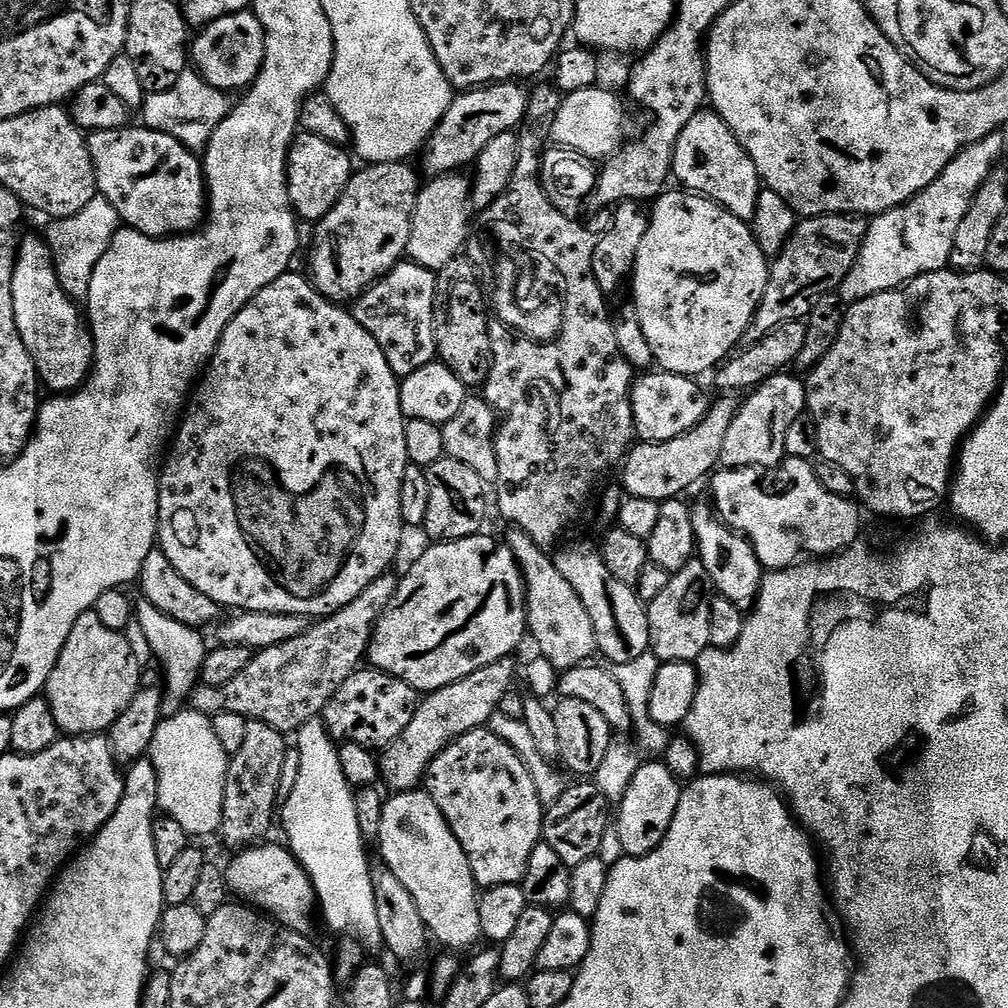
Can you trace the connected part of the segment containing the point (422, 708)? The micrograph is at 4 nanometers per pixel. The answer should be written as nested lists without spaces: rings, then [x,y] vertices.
[[[512,658],[499,660],[482,670],[474,670],[474,674],[437,692],[427,693],[417,703],[416,712],[410,718],[410,726],[402,730],[393,744],[383,749],[378,760],[379,779],[385,780],[393,793],[419,789],[433,758],[443,748],[449,748],[462,734],[485,727],[501,711],[500,703],[516,680],[514,661]]]

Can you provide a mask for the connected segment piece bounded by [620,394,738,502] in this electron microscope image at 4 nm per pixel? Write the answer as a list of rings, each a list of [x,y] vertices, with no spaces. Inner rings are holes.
[[[724,394],[719,397],[721,400],[713,399],[711,401],[707,414],[702,418],[702,422],[698,422],[698,426],[694,426],[686,434],[678,434],[678,438],[670,438],[670,442],[662,442],[661,444],[637,443],[629,448],[627,456],[622,461],[622,469],[620,480],[624,483],[623,491],[628,496],[634,498],[650,498],[651,500],[666,501],[683,497],[687,488],[692,488],[700,479],[711,477],[717,471],[720,459],[722,458],[722,446],[726,442],[726,433],[730,430],[730,422],[734,422],[738,400],[735,395]]]

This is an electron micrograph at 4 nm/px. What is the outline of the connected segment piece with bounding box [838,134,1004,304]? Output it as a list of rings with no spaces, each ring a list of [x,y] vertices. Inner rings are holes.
[[[993,134],[969,148],[961,148],[946,170],[942,170],[942,174],[934,178],[924,192],[907,204],[871,217],[868,233],[860,244],[856,265],[850,274],[846,274],[838,289],[845,303],[853,304],[879,292],[901,288],[922,274],[942,272],[949,267],[952,251],[956,249],[954,234],[958,234],[958,226],[962,218],[966,218],[966,210],[970,210],[978,190],[1001,163],[1004,144],[1000,138]]]

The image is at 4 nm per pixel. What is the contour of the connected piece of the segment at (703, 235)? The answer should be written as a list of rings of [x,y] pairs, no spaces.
[[[687,190],[672,191],[665,191],[664,195],[651,205],[646,238],[642,238],[642,246],[638,246],[636,266],[630,277],[630,288],[632,284],[632,292],[636,295],[634,307],[637,318],[640,320],[642,332],[650,344],[650,350],[653,351],[655,363],[663,371],[673,372],[679,376],[700,378],[703,372],[711,373],[717,366],[725,363],[737,351],[736,343],[747,334],[748,327],[753,327],[756,311],[762,302],[762,294],[766,290],[770,260],[758,246],[756,235],[752,232],[751,227],[745,221],[734,218],[734,214],[730,214],[721,204],[715,204],[708,197],[695,195]]]

